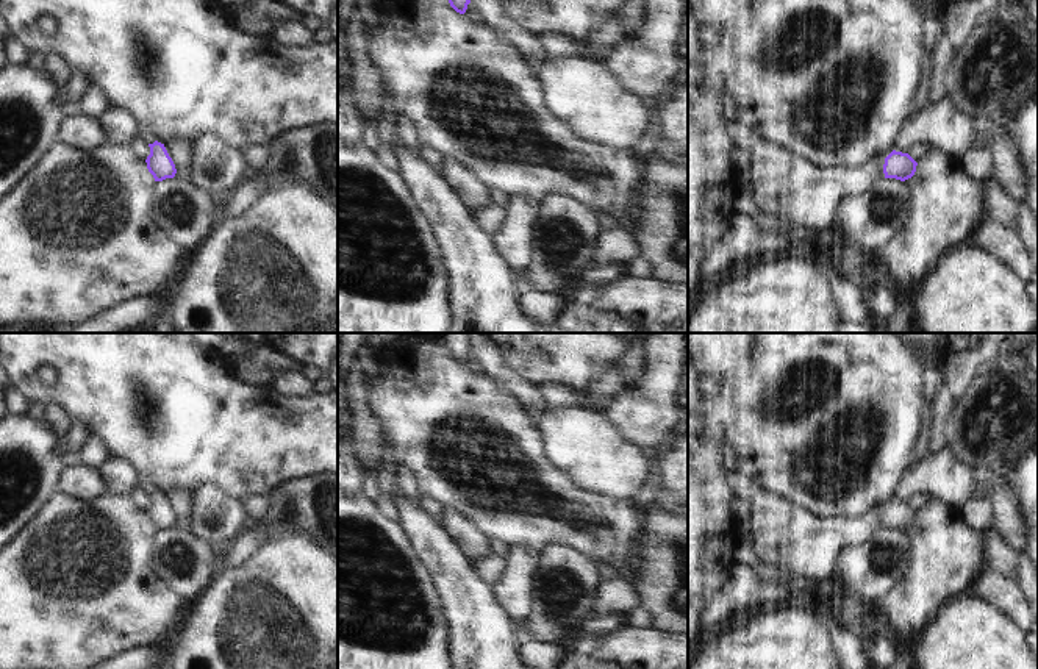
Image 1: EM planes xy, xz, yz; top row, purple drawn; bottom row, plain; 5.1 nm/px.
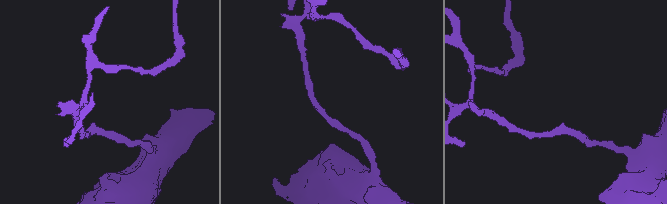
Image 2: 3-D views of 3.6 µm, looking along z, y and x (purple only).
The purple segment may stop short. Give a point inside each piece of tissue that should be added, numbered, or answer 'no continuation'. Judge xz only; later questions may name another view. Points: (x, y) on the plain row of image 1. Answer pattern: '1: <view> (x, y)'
no continuation

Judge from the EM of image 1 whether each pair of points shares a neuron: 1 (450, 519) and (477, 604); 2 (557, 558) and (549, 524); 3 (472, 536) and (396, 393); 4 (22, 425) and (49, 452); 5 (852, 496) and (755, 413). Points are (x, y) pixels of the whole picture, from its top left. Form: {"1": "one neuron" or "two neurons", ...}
{"1": "two neurons", "2": "two neurons", "3": "two neurons", "4": "one neuron", "5": "one neuron"}

